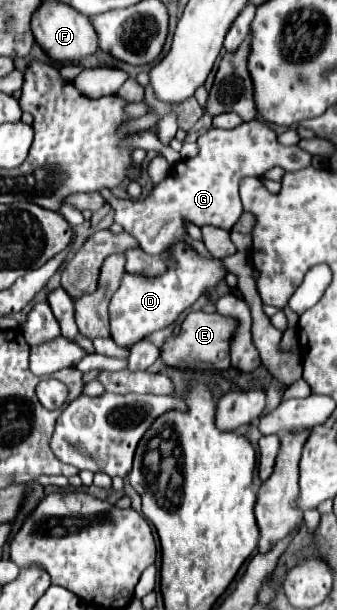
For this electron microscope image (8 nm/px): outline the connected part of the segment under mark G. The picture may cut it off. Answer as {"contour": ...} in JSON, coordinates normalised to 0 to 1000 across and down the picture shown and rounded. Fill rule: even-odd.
{"contour":[[[769,197],[715,203],[691,213],[632,210],[614,226],[591,226],[591,252],[573,262],[531,262],[501,289],[460,302],[436,325],[389,331],[335,325],[341,364],[365,370],[371,380],[401,387],[418,407],[442,416],[472,416],[507,400],[531,400],[555,390],[549,361],[579,370],[644,370],[685,377],[691,367],[721,351],[709,328],[709,298],[727,289],[774,289],[810,272],[834,272],[852,282],[875,282],[923,272],[923,252],[899,249],[887,239],[834,239],[822,220]]]}

